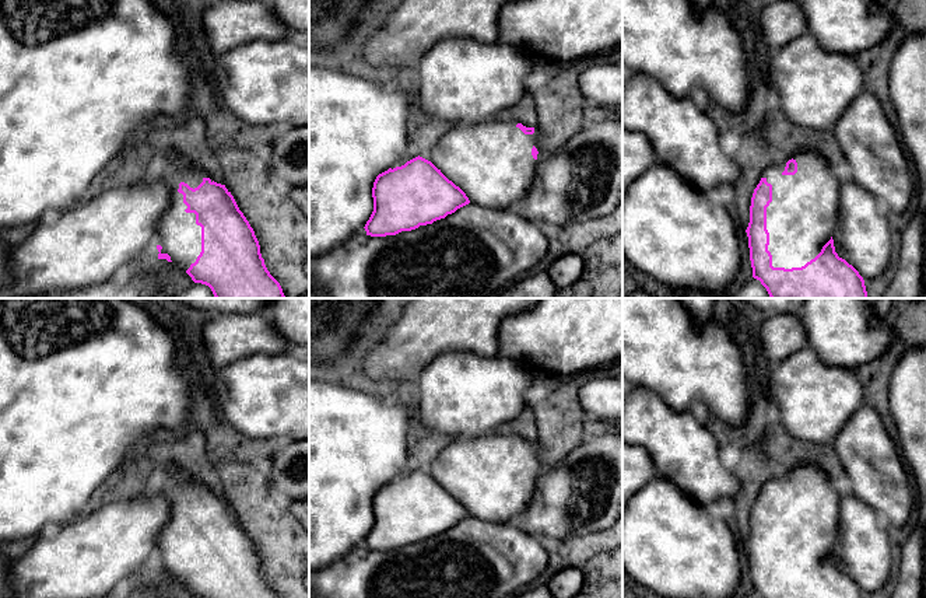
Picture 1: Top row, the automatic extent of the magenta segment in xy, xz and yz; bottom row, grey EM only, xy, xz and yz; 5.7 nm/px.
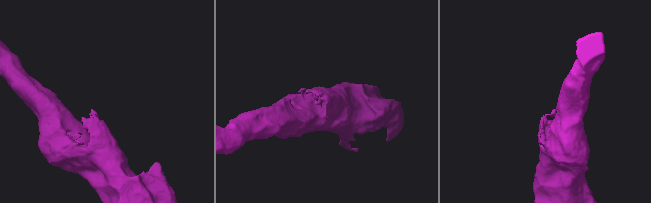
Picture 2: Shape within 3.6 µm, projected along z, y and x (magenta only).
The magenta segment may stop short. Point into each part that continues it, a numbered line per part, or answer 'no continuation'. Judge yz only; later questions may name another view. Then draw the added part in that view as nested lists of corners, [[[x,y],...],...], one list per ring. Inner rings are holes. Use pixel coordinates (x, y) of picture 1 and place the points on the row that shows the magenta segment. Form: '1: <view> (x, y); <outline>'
1: yz (800, 219); [[[800,150],[778,158],[764,171],[762,178],[772,185],[772,202],[767,207],[768,251],[774,267],[802,267],[814,259],[835,231],[835,211],[839,206],[839,181],[828,160],[814,150]],[[789,160],[797,162],[795,175],[783,175]]]

